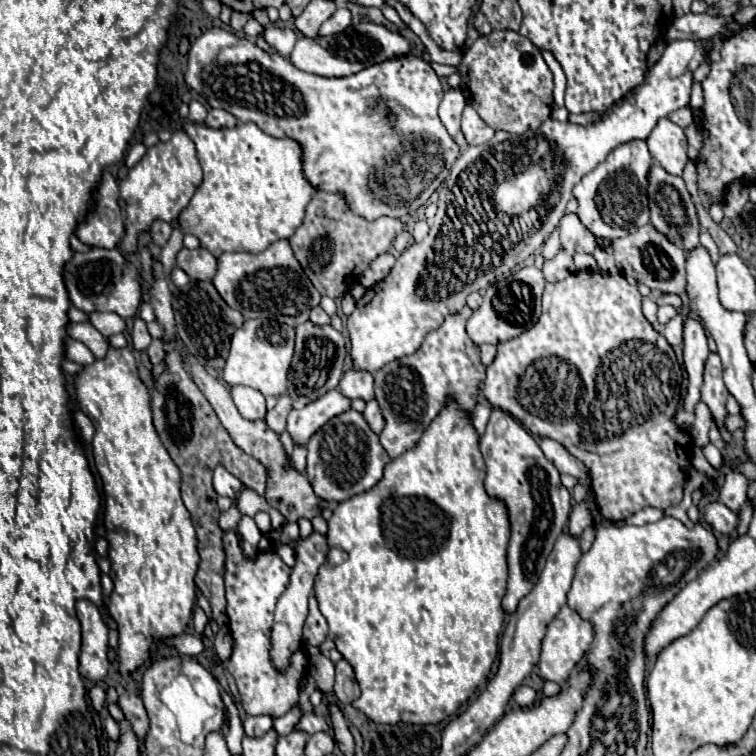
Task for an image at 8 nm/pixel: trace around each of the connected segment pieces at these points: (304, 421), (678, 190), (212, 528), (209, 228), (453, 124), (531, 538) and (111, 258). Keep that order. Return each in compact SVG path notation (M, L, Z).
M330 390L314 402L300 410L292 410L286 420L286 430L292 436L292 442L298 446L306 446L310 436L320 430L330 418L346 412L350 408L350 400L344 398L338 390Z
M652 162L652 170L650 170L650 184L648 184L648 200L650 200L650 214L652 214L652 224L662 232L668 234L668 238L672 238L672 242L676 242L682 250L692 250L692 246L696 246L698 240L698 232L700 232L700 224L698 224L698 216L696 216L696 208L690 200L690 194L684 186L682 176L674 176L668 174L658 162Z
M152 256L152 284L148 290L150 304L156 314L156 322L164 330L164 372L154 380L154 390L152 390L152 412L154 412L154 426L160 434L162 444L166 446L170 458L176 462L182 474L182 500L188 512L192 514L192 522L198 534L198 554L200 554L200 564L196 572L196 586L198 590L210 600L212 606L212 616L218 622L218 626L228 624L226 616L226 598L224 598L224 562L226 562L226 552L222 546L222 528L218 526L218 516L220 510L216 506L216 492L212 488L212 472L218 464L226 466L228 471L236 476L245 487L254 488L258 494L265 494L266 490L266 470L264 466L246 454L242 448L234 444L230 434L224 430L220 420L216 418L216 412L212 410L210 402L196 390L196 384L192 378L188 378L188 372L184 370L182 356L178 352L178 336L174 330L174 312L170 308L170 288L168 280L162 272L162 264L158 256Z
M184 122L182 130L190 136L196 146L196 158L202 166L202 184L192 196L190 204L180 212L178 222L184 234L192 234L200 240L200 246L220 256L226 250L232 252L262 252L272 242L290 238L300 222L304 220L306 204L310 202L314 190L302 174L300 144L290 138L274 138L262 132L254 122L238 124L234 128L208 128L206 124Z
M448 90L444 94L444 100L440 102L440 120L452 138L460 132L460 116L464 106L466 106L466 98L462 90Z
M494 408L490 414L486 432L480 440L480 452L486 464L486 494L504 502L508 510L512 536L508 544L508 590L502 598L502 608L506 614L514 614L518 610L518 602L536 586L556 538L568 524L572 498L568 488L562 486L556 466L546 460L536 440L524 430L522 424L500 408Z
M90 248L90 252L74 252L72 258L64 264L64 284L68 290L68 298L72 306L82 312L116 312L122 318L134 318L142 300L138 274L130 272L126 266L126 258L120 250L104 250L104 248Z

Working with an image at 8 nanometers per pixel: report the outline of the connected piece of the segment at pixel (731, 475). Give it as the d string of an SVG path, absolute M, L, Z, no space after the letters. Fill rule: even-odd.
M736 464L730 466L728 474L724 476L724 484L718 488L718 500L726 504L730 510L738 512L740 506L748 498L748 478L738 472Z

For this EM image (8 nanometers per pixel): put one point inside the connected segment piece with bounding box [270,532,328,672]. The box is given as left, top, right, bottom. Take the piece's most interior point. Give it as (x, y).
(292, 608)

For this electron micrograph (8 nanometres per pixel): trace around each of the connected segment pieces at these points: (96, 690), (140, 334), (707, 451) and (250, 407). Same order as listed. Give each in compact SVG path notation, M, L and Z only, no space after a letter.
M92 684L92 688L88 690L88 700L90 700L92 708L96 712L100 712L104 708L104 704L106 704L106 692L104 692L104 688L100 688L98 684Z
M134 318L134 328L132 328L132 342L134 342L134 348L136 350L146 350L148 344L152 342L148 330L146 330L146 324L142 318Z
M708 442L706 446L702 446L700 450L702 450L702 454L706 456L706 460L708 460L712 466L722 466L722 452L720 452L712 442Z
M232 386L230 394L232 394L232 400L234 400L238 412L246 420L262 420L266 416L264 396L258 390L254 390L250 386Z

